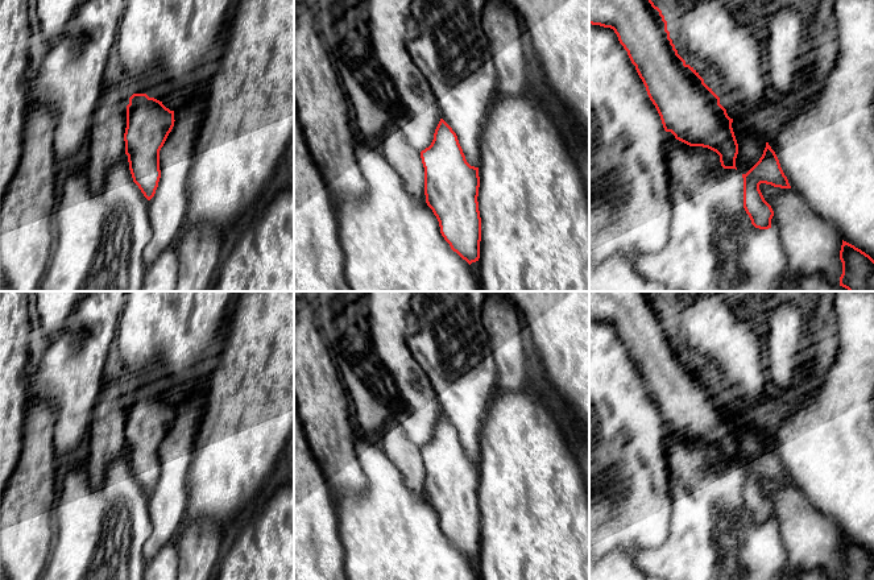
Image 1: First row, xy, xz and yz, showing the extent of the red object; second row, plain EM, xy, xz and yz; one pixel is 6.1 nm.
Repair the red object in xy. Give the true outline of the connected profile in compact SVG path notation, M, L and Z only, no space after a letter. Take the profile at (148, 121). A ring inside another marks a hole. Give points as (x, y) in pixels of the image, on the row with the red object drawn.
M133 94L127 105L125 154L133 182L150 200L161 178L160 150L174 127L174 111L146 94Z

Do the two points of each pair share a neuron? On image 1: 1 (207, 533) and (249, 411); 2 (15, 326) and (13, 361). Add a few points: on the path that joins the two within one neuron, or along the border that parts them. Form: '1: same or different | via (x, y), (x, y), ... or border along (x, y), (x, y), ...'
1: different | border along (187, 520), (214, 520), (223, 525)
2: same | via (13, 335), (13, 352)

